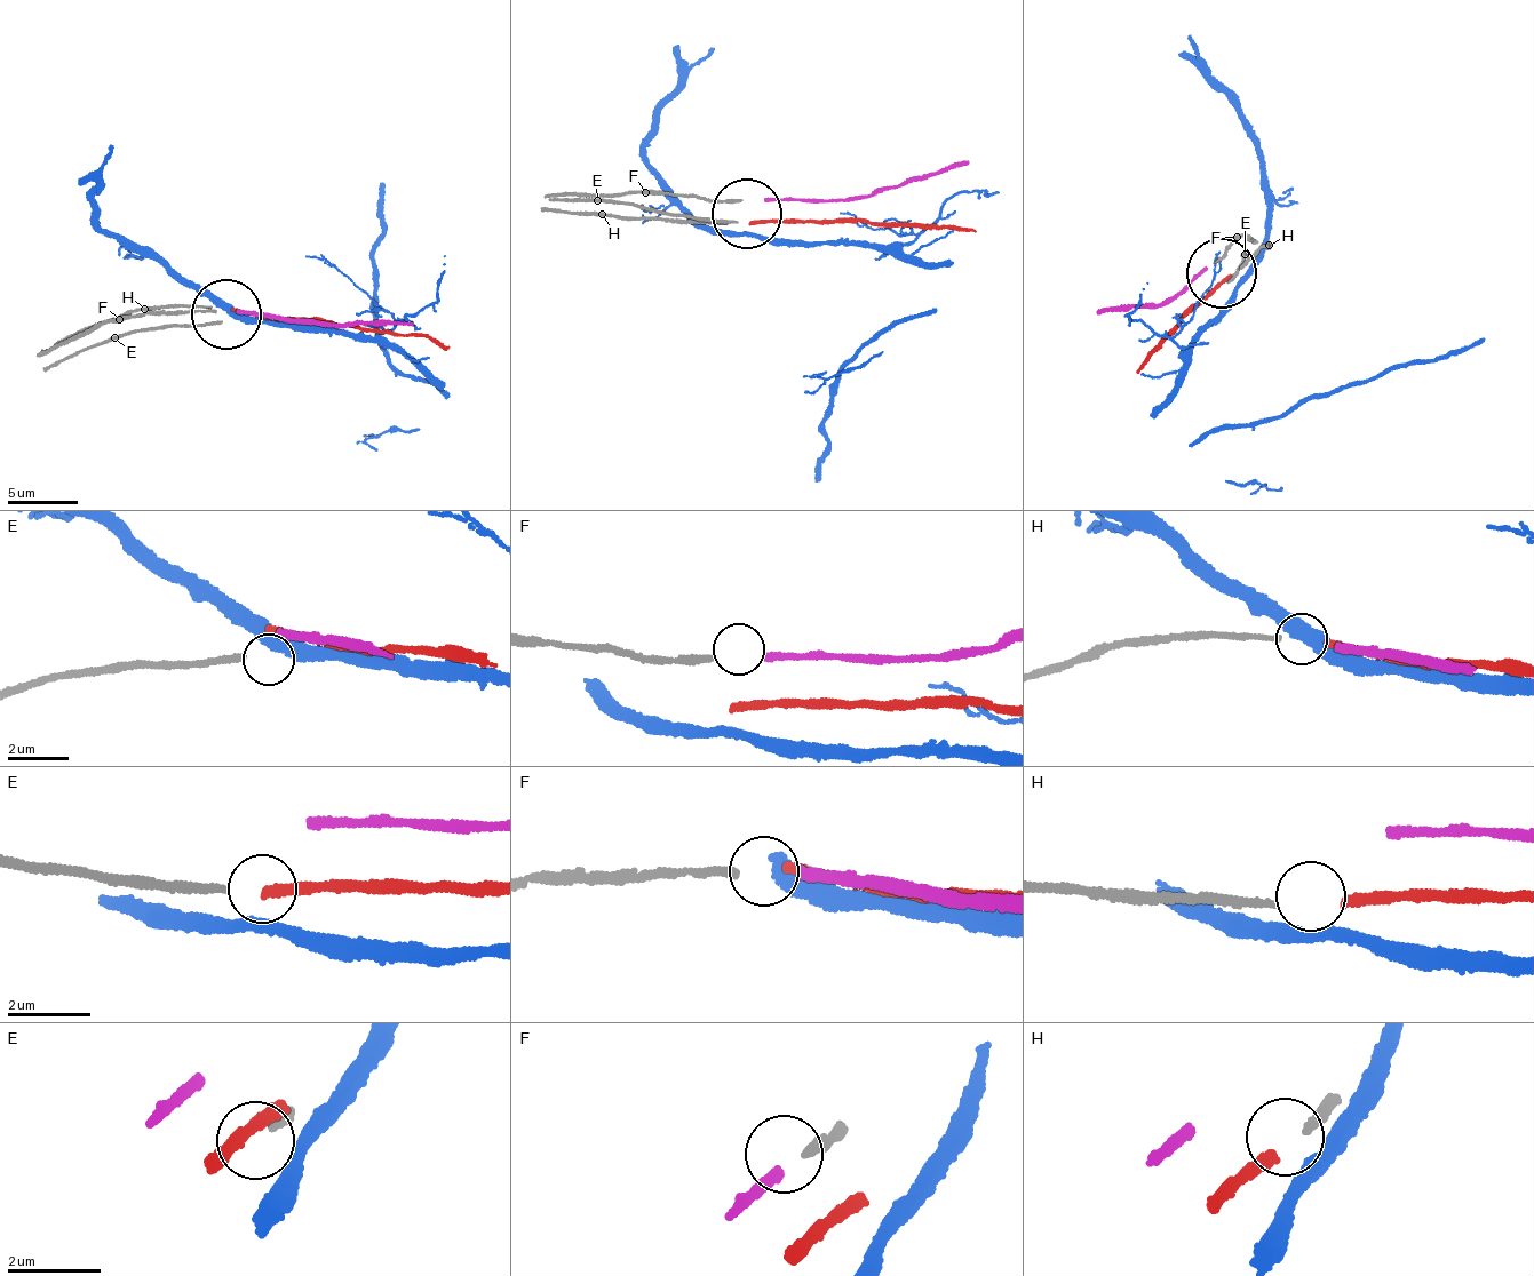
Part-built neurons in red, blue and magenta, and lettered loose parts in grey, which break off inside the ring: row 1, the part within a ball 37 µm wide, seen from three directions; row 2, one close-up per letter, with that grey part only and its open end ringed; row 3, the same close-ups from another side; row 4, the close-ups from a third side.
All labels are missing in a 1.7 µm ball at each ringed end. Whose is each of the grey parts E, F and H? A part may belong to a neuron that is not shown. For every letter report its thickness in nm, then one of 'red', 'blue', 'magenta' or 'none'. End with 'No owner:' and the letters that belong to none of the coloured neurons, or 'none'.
E: 200 nm thick; none
F: 220 nm thick; magenta
H: 150 nm thick; red
No owner: E

